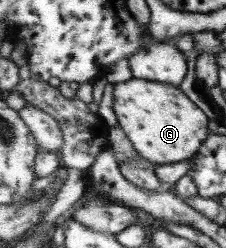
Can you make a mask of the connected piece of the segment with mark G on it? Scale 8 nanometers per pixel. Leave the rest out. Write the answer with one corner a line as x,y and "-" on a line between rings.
131,79
115,87
115,111
135,149
154,164
193,159
209,137
209,117
179,89
165,83

